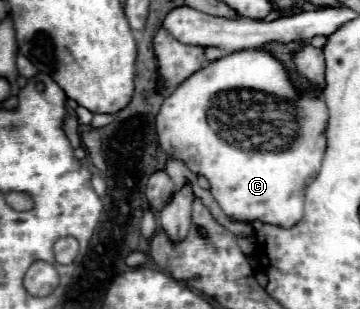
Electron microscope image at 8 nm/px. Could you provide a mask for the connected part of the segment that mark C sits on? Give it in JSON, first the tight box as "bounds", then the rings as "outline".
{"bounds":[156,50,328,228],"outline":[[[240,50],[210,62],[168,94],[156,116],[156,134],[160,146],[172,158],[182,160],[192,172],[206,176],[212,196],[228,218],[238,222],[262,220],[288,228],[304,216],[304,190],[320,170],[326,150],[326,124],[328,108],[324,100],[310,92],[298,94],[278,60],[264,50]]]}

